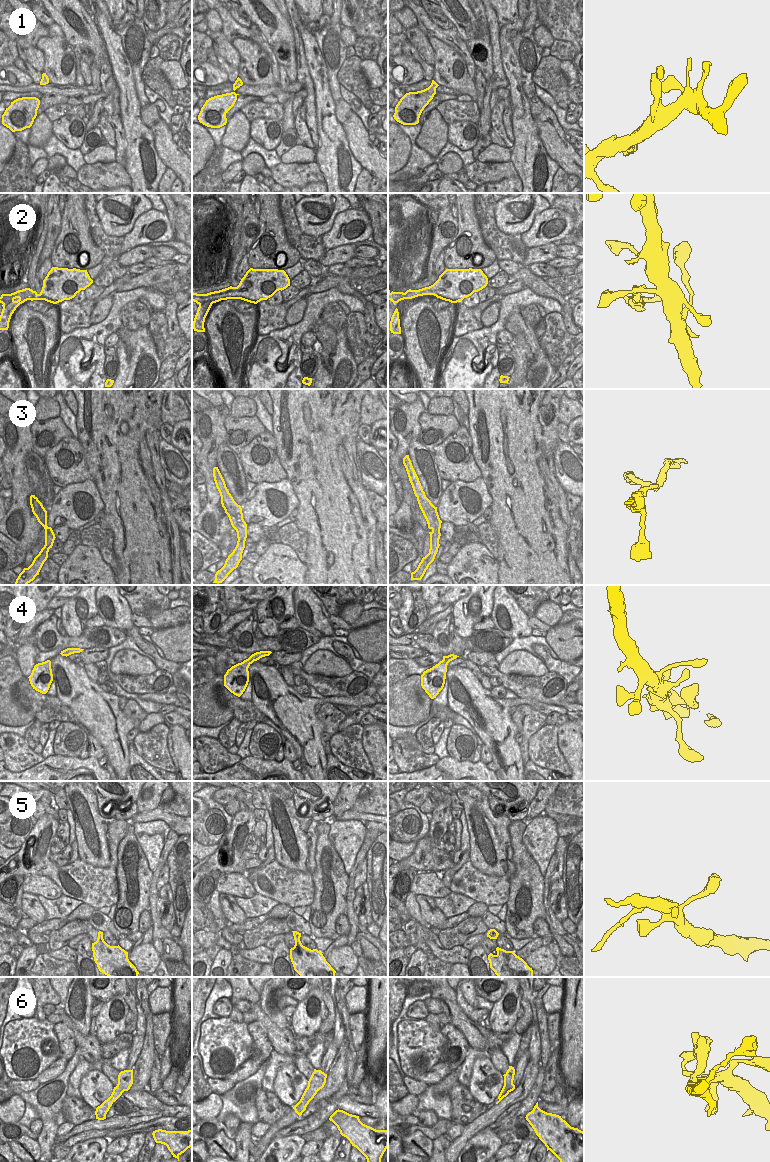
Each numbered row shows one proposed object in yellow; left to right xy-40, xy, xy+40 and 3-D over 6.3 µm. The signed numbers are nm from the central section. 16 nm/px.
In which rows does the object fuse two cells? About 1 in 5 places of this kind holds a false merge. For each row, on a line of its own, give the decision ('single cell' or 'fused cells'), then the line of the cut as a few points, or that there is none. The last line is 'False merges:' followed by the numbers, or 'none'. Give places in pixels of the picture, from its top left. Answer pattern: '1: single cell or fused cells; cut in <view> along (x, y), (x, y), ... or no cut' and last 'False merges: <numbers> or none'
1: single cell; no cut
2: single cell; no cut
3: fused cells; cut in xy+40 along (430, 527), (435, 527), (438, 530), (439, 538)
4: single cell; no cut
5: single cell; no cut
6: single cell; no cut
False merges: 3

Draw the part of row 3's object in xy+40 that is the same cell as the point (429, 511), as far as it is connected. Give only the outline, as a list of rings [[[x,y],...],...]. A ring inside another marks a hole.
[[[406,455],[403,458],[403,464],[406,468],[409,481],[412,485],[413,491],[415,496],[417,497],[417,501],[419,504],[419,507],[427,521],[428,528],[436,528],[440,532],[441,523],[442,521],[439,518],[437,507],[435,507],[431,501],[426,497],[425,492],[422,489],[421,483],[419,481],[419,478],[412,466],[411,460],[409,458],[409,455]]]

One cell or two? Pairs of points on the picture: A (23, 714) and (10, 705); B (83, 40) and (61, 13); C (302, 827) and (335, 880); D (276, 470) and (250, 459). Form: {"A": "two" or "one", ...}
{"A": "one", "B": "one", "C": "two", "D": "one"}

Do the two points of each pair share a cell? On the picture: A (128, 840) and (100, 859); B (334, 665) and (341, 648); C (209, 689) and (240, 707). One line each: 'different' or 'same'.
A: different
B: different
C: different

